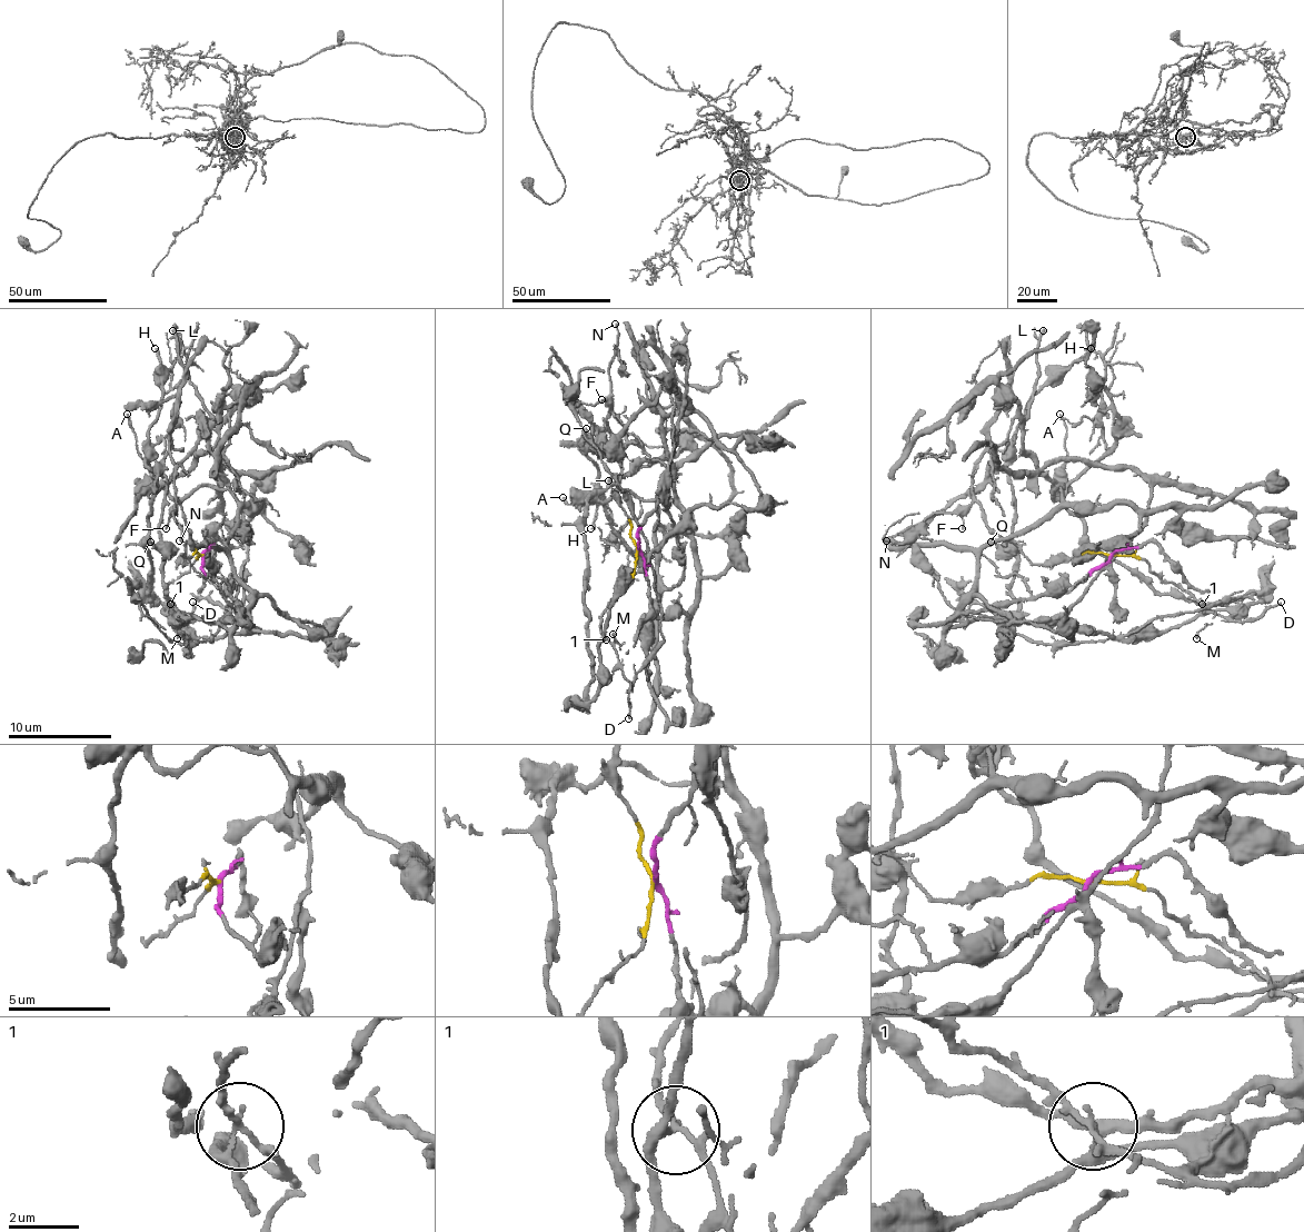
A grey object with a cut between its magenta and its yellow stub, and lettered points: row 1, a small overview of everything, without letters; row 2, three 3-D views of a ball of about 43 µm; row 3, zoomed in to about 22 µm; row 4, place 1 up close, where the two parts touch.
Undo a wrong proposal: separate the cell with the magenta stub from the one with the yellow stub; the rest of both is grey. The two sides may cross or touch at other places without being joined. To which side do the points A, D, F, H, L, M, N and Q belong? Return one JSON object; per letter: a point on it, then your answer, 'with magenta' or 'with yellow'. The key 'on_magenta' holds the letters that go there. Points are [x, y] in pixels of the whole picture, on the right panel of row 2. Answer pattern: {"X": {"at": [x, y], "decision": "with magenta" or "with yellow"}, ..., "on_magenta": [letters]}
{"A": {"at": [1059, 414], "decision": "with magenta"}, "D": {"at": [1281, 602], "decision": "with yellow"}, "F": {"at": [962, 528], "decision": "with yellow"}, "H": {"at": [1091, 348], "decision": "with magenta"}, "L": {"at": [1043, 330], "decision": "with magenta"}, "M": {"at": [1196, 638], "decision": "with yellow"}, "N": {"at": [886, 540], "decision": "with yellow"}, "Q": {"at": [991, 542], "decision": "with magenta"}, "on_magenta": ["A", "H", "L", "Q"]}

